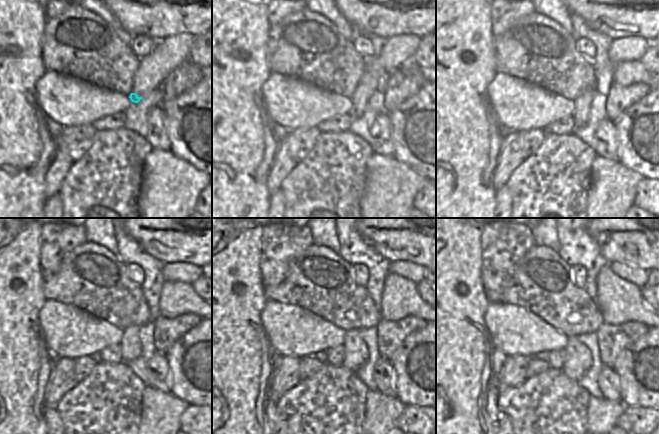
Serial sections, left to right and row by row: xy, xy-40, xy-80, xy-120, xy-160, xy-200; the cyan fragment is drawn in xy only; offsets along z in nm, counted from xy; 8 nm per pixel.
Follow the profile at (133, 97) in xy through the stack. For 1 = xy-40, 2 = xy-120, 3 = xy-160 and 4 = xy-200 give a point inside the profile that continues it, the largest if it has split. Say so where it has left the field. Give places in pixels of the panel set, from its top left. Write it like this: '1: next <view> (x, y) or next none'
1: next xy-40 (358, 104)
2: next xy-120 (130, 343)
3: next xy-160 (356, 354)
4: next xy-200 (578, 362)

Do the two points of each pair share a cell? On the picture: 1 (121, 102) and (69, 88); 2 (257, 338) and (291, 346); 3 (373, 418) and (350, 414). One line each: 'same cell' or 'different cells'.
1: same cell
2: different cells
3: different cells

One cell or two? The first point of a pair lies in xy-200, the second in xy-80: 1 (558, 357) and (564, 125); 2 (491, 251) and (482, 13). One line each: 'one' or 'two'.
1: one
2: two

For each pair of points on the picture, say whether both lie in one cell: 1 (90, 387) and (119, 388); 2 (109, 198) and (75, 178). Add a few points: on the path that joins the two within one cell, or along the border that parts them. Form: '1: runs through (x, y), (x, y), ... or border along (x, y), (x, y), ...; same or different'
1: runs through (97, 388), (112, 388); same
2: runs through (101, 197), (95, 192), (89, 192), (83, 186); same

